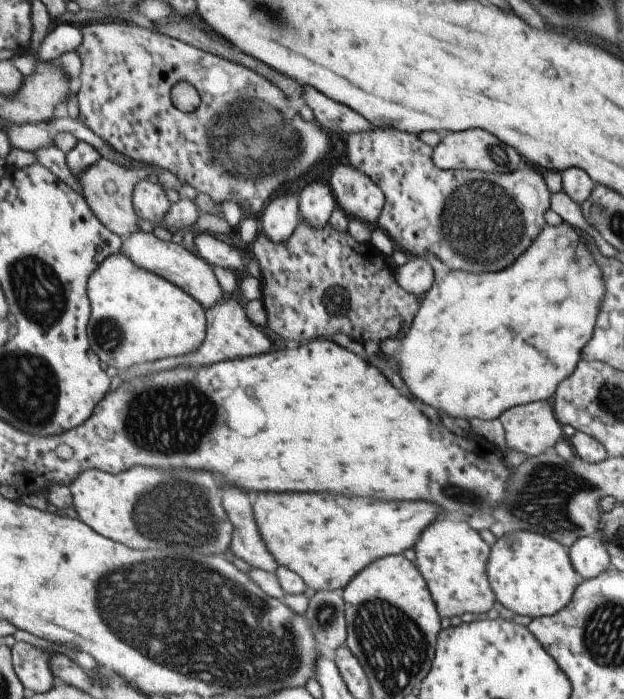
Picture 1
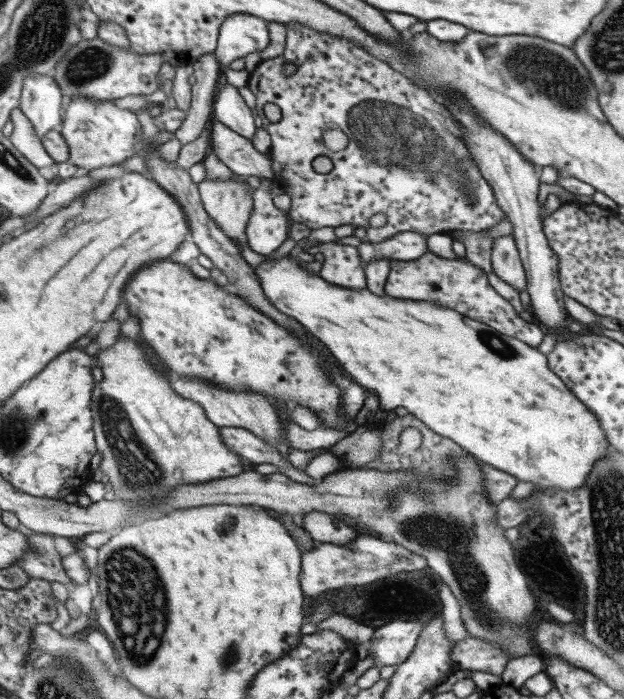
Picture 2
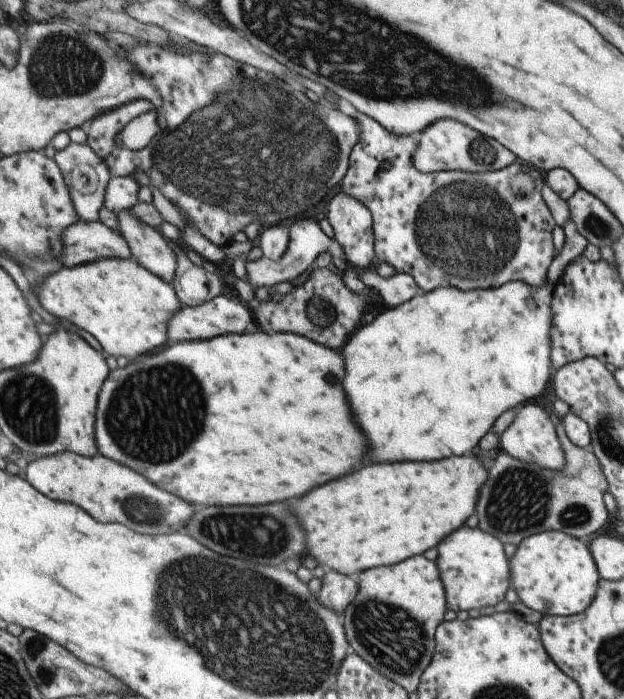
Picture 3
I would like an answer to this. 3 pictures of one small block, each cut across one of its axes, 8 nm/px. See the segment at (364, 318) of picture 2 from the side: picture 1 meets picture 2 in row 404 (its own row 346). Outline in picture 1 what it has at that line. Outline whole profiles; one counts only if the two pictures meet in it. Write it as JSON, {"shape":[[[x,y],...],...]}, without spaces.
{"shape":[[[561,221],[557,226],[545,225],[530,242],[530,245],[509,266],[498,271],[491,272],[465,272],[462,270],[451,270],[435,257],[435,262],[428,262],[434,271],[434,281],[429,290],[421,296],[421,302],[412,323],[405,334],[398,335],[392,339],[385,339],[379,343],[379,350],[397,362],[399,374],[403,382],[407,384],[409,392],[433,406],[435,410],[443,410],[449,416],[457,418],[473,417],[474,419],[494,419],[504,410],[517,405],[524,405],[533,401],[546,401],[551,398],[559,382],[565,380],[575,370],[577,361],[580,360],[581,349],[592,337],[592,330],[596,323],[596,316],[604,300],[605,285],[600,266],[594,261],[592,252],[585,239],[577,233],[569,223]]]}

